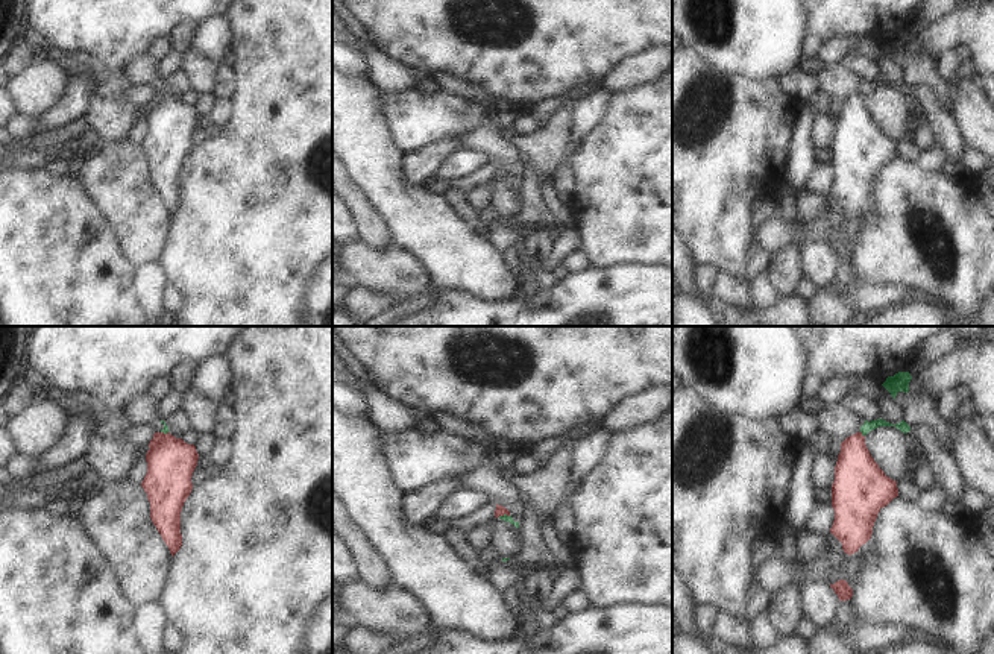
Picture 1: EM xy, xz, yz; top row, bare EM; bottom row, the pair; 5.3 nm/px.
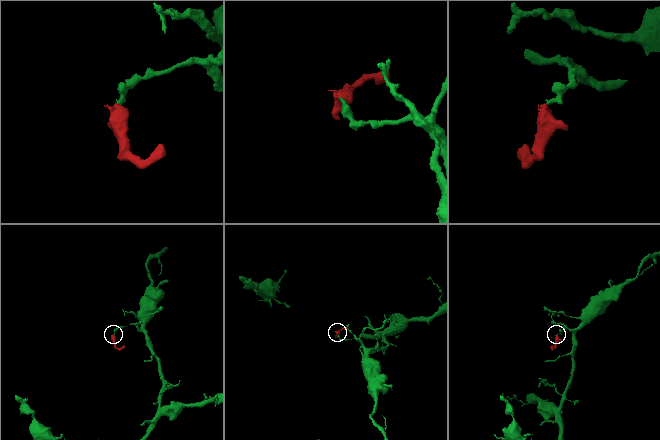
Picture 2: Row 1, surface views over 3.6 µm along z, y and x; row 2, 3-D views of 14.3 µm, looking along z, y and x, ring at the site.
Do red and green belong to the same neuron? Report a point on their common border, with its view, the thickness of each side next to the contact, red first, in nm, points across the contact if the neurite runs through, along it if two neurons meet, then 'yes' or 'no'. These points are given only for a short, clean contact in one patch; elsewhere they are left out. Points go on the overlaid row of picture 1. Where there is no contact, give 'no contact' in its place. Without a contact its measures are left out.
yz (861, 434) | 260/60 nm | along yz (861, 431), (864, 436) | no

